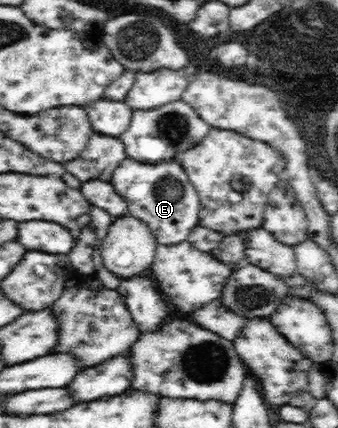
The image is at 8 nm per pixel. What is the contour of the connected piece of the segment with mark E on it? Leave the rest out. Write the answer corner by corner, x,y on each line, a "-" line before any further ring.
126,157
109,179
114,191
128,203
127,214
151,228
158,245
172,245
188,240
198,225
200,201
185,169
176,160
158,164
140,163

